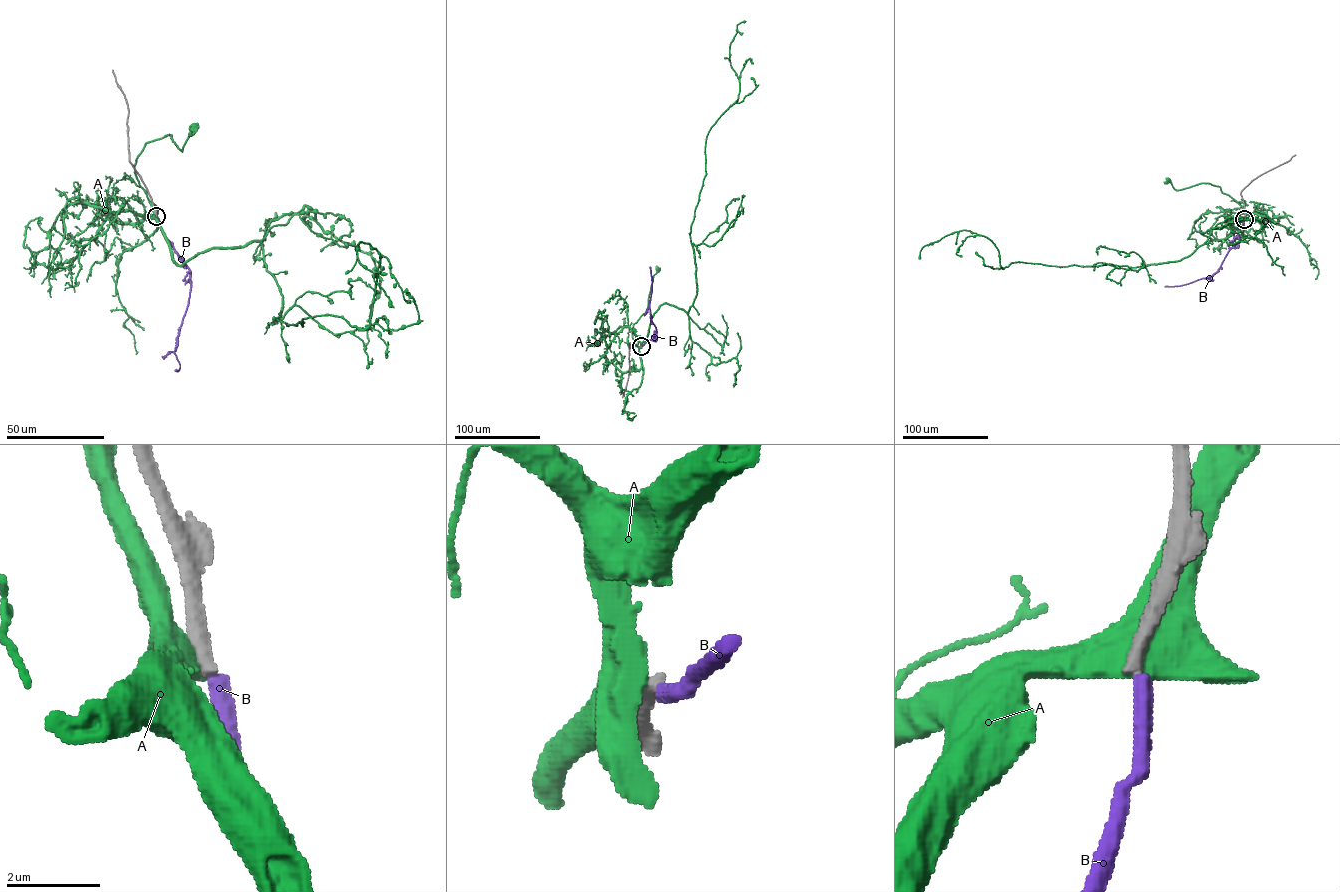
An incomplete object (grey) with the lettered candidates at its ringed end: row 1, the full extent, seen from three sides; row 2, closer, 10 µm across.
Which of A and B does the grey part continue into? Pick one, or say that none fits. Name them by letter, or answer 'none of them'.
none of them

